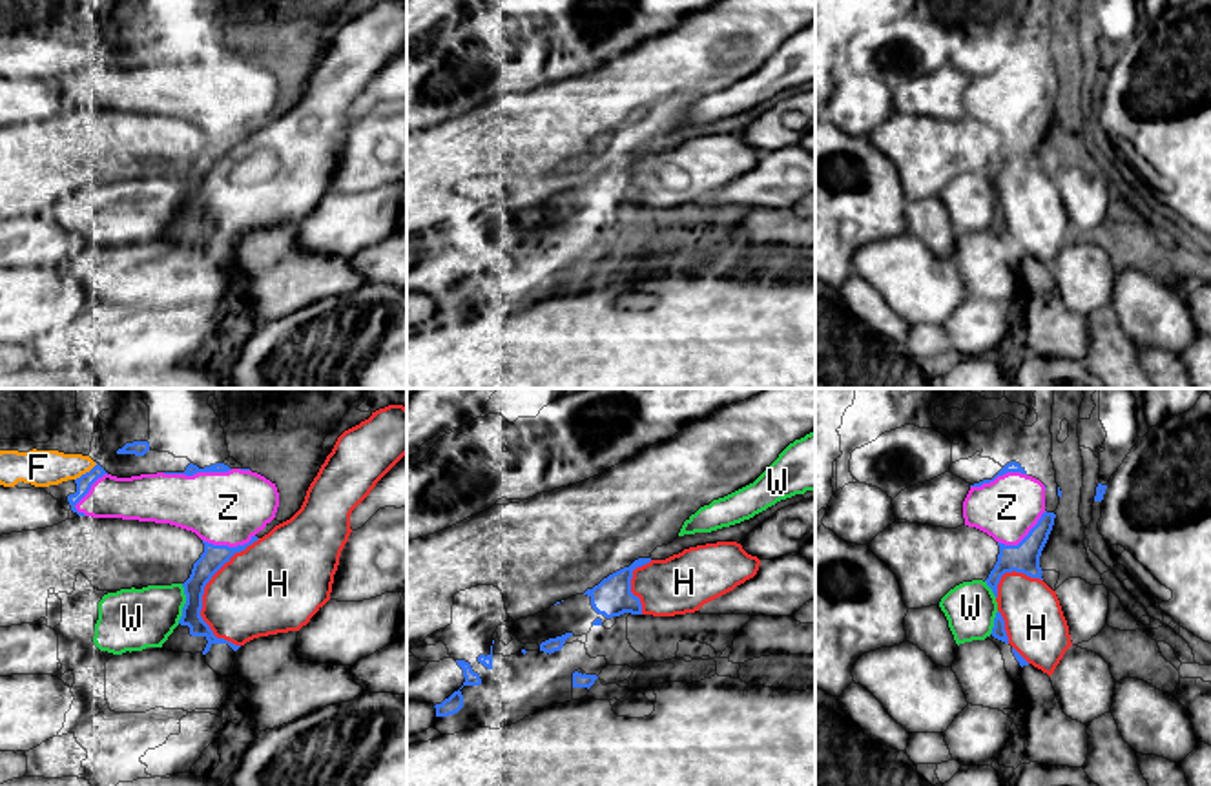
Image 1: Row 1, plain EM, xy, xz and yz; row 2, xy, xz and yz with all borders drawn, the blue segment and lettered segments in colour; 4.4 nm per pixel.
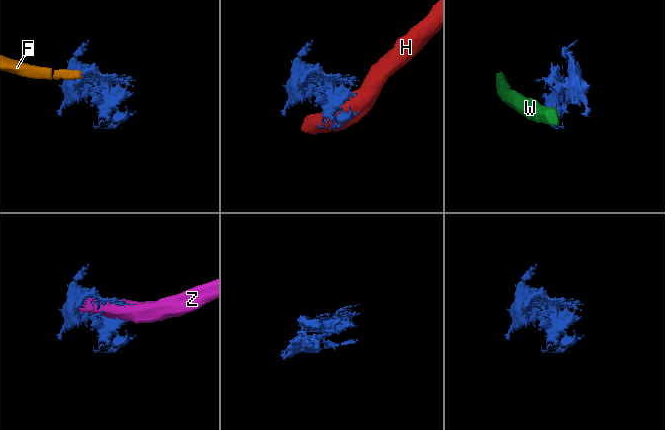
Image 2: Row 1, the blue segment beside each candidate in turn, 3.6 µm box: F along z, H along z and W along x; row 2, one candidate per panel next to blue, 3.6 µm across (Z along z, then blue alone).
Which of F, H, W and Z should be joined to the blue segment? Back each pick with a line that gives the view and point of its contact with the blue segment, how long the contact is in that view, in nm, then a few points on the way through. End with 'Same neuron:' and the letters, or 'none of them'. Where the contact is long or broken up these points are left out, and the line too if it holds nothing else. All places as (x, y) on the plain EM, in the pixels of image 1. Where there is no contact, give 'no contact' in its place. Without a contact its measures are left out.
Same neuron: none of them

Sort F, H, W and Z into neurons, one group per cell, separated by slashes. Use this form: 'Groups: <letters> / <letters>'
Groups: F / H / W / Z

